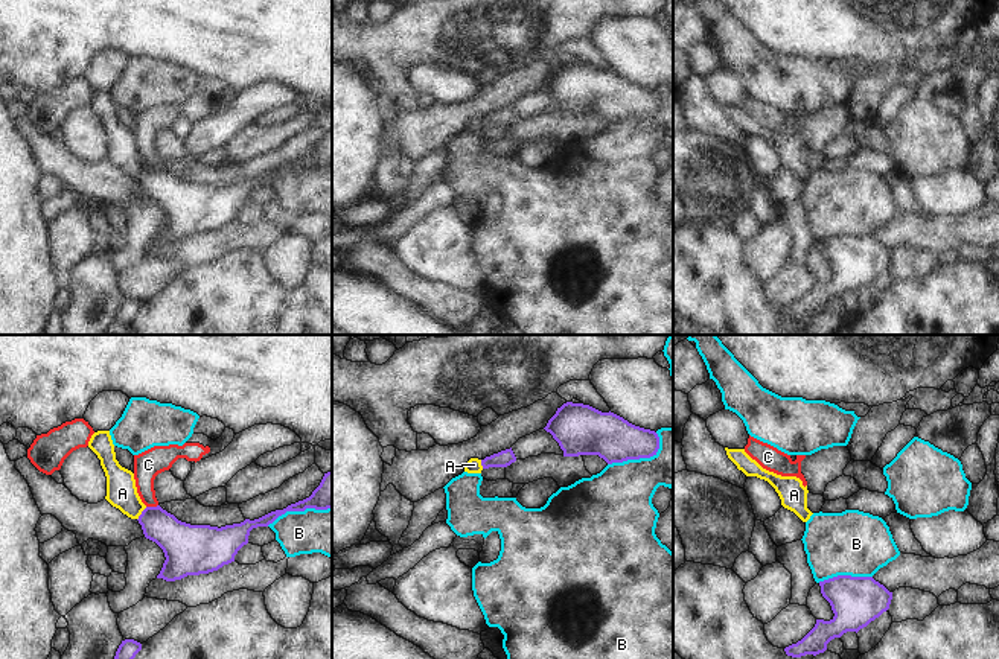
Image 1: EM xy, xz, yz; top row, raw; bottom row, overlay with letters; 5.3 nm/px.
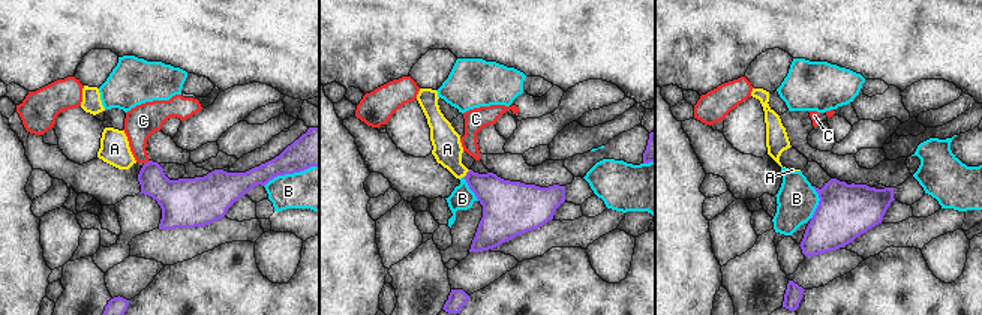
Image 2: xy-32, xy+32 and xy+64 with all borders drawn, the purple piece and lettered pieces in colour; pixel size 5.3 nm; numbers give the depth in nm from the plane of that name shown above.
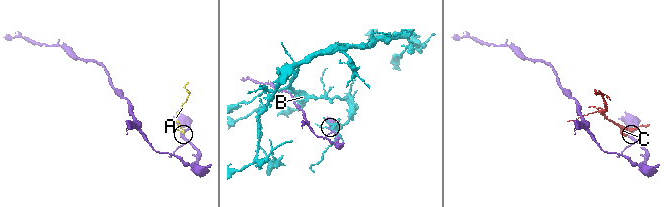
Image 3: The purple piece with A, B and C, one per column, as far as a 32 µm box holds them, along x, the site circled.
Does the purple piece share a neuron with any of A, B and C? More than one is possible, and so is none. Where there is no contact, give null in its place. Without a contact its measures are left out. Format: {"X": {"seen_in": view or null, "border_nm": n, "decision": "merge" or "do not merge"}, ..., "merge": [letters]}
{"A": {"seen_in": "xy", "border_nm": 90, "decision": "merge"}, "B": {"seen_in": "xz", "border_nm": 320, "decision": "do not merge"}, "C": {"seen_in": "xy", "border_nm": 70, "decision": "do not merge"}, "merge": ["A"]}

